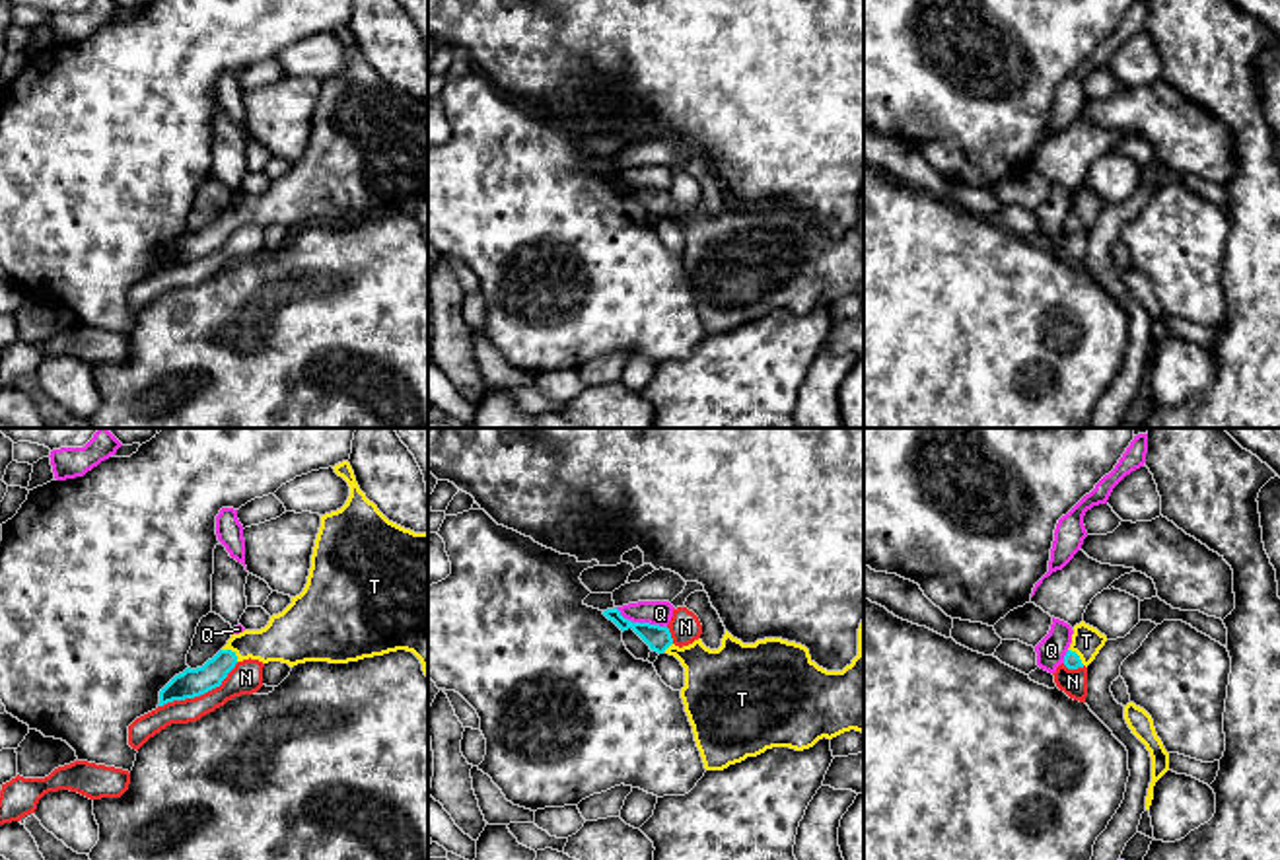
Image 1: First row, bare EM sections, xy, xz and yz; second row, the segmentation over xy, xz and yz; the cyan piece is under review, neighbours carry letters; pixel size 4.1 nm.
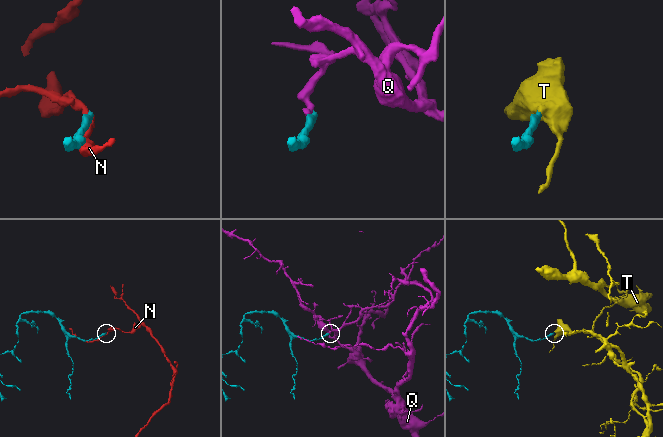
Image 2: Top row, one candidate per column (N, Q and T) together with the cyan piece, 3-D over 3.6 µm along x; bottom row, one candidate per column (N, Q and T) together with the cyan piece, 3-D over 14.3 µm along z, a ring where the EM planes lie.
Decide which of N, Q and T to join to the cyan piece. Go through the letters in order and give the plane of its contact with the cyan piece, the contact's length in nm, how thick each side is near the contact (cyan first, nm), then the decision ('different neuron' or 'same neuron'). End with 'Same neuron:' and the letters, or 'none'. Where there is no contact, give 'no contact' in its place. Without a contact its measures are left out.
N: meets cyan in xy; contact 380 nm long; 120 nm thick on the cyan side, 140 nm on the other; different neuron
Q: meets cyan in xz; contact 240 nm long; 100 nm thick on the cyan side, 100 nm on the other; different neuron
T: meets cyan in xy; contact 90 nm long; 120 nm thick on the cyan side, 220 nm on the other; same neuron
Same neuron: T

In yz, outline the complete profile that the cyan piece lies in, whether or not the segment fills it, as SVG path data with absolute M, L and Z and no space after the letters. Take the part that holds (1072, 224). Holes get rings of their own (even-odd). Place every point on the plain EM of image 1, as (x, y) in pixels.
M1084 185L1074 191L1072 208L1064 220L1068 233L1087 232L1099 214L1105 210L1107 200Z

